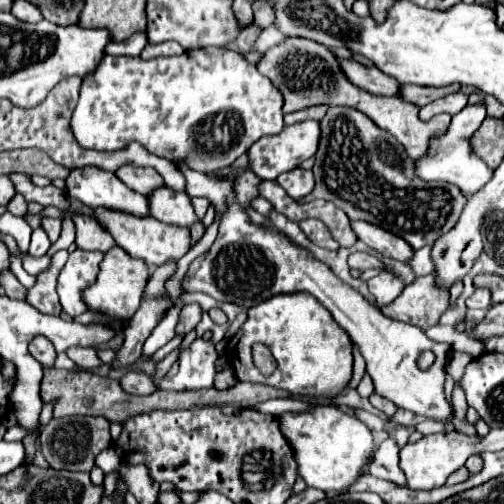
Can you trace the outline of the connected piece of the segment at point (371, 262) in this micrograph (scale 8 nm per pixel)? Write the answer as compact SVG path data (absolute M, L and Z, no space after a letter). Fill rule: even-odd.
M354 252L354 254L350 254L348 262L350 262L350 268L356 268L356 270L368 270L368 268L388 270L376 256L366 254L366 252Z

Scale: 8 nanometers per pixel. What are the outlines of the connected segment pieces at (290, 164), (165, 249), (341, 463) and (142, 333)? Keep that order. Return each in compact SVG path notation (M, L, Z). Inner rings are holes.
M306 120L306 122L300 122L300 124L286 126L280 134L276 134L276 136L264 136L264 138L256 140L248 148L248 164L250 164L250 170L260 180L276 180L278 174L288 172L288 170L296 168L300 162L312 158L314 152L316 152L318 140L320 140L320 124L314 122L314 120Z
M96 208L94 218L102 228L108 228L108 232L112 234L112 238L120 248L124 248L132 258L140 258L150 266L162 266L166 260L180 260L192 246L188 228L170 226L170 224L152 220L150 216L132 216L128 212Z
M316 404L304 412L284 412L280 414L280 430L292 446L298 474L308 486L324 492L342 490L354 484L360 476L360 468L368 462L370 452L374 450L370 430L358 418L332 404Z
M146 298L142 300L136 314L130 318L126 330L124 330L124 348L116 352L116 364L128 366L136 358L142 356L142 346L150 332L158 326L164 312L172 306L172 300L168 298Z

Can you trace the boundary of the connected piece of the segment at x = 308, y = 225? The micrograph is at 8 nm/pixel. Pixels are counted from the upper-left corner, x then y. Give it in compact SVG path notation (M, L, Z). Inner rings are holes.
M306 218L306 220L300 220L298 224L300 224L302 232L304 232L316 246L328 248L328 250L338 250L338 244L336 244L336 240L332 240L332 236L330 236L330 232L328 232L328 228L326 228L324 222L320 222L320 220L316 220L316 218Z

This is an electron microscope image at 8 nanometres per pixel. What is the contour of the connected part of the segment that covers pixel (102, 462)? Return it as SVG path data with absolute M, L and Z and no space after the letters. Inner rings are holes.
M112 446L106 448L104 452L100 452L100 456L96 458L96 466L104 472L104 476L120 470L120 460L116 460L116 456L112 456Z

